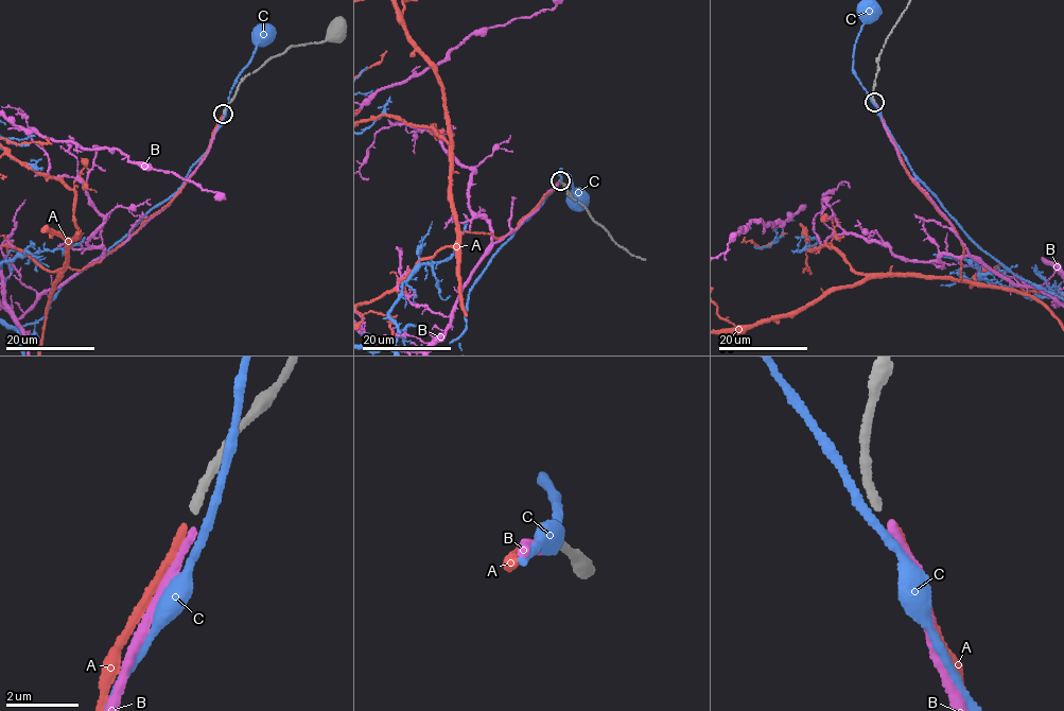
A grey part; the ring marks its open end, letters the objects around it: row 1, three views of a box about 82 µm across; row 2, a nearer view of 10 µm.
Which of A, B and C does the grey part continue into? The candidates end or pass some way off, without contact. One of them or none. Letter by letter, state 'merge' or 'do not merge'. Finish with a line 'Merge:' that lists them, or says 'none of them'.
A: merge
B: do not merge
C: do not merge
Merge: A

